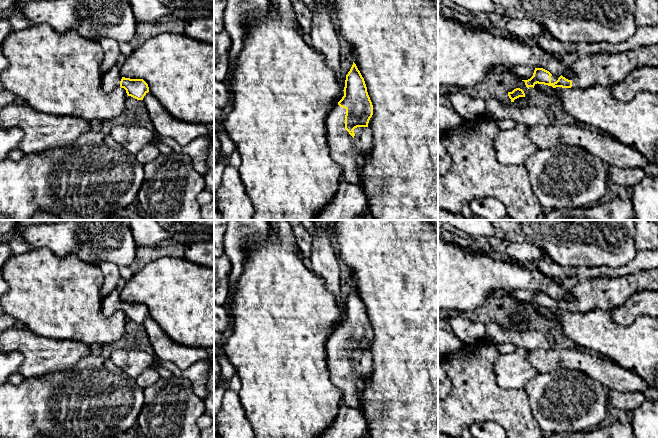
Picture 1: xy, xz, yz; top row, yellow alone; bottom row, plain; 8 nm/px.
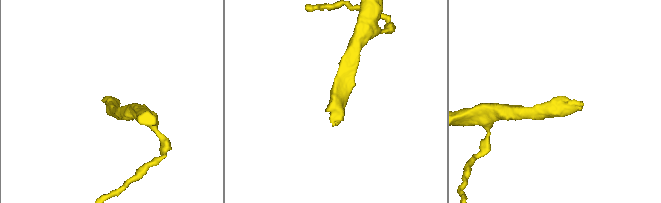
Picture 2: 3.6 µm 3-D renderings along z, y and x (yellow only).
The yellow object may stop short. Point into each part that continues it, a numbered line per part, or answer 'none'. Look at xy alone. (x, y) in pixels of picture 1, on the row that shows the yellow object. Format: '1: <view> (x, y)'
1: xy (111, 79)

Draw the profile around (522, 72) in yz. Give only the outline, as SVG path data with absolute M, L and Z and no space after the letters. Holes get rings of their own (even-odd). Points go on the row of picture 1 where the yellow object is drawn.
M516 66L510 72L521 80L528 80L533 76L535 68L529 66Z

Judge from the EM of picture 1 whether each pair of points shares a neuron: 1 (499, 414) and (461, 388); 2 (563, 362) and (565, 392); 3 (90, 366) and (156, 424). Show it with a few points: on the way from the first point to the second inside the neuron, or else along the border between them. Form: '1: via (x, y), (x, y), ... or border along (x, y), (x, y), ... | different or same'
1: via (490, 405), (480, 399), (470, 389) | same
2: border along (540, 372), (577, 369), (586, 374) | different
3: border along (144, 389), (144, 403), (135, 424) | different

